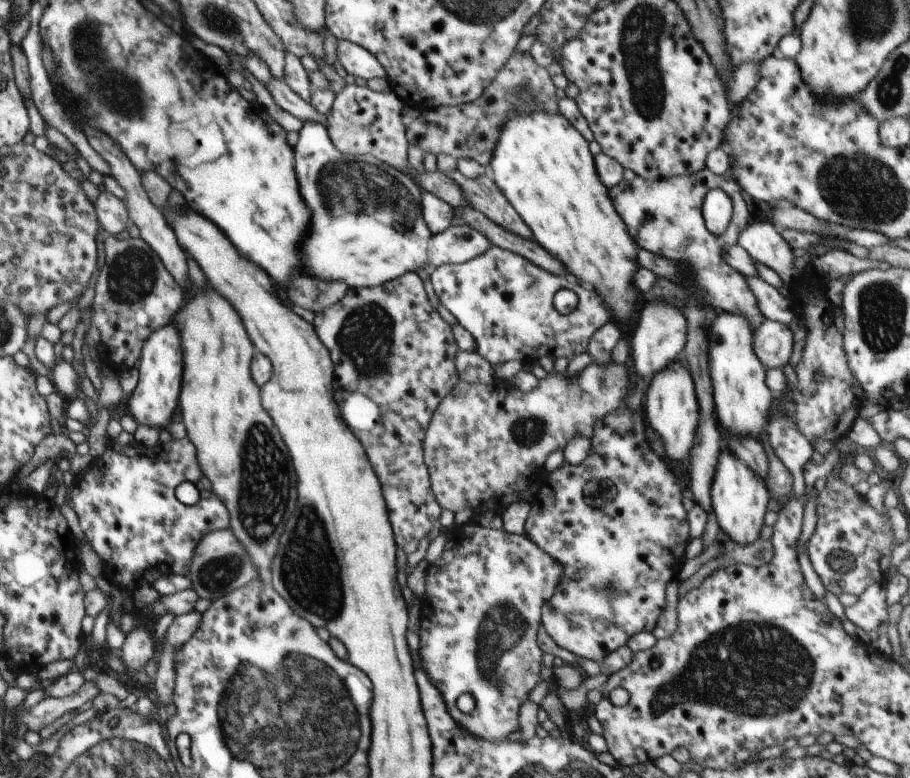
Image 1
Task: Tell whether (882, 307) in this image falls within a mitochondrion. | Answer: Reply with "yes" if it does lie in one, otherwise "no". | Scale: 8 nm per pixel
yes

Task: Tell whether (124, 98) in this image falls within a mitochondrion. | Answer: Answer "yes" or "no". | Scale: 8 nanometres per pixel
yes

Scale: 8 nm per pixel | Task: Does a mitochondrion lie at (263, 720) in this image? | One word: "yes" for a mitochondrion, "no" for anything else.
yes

